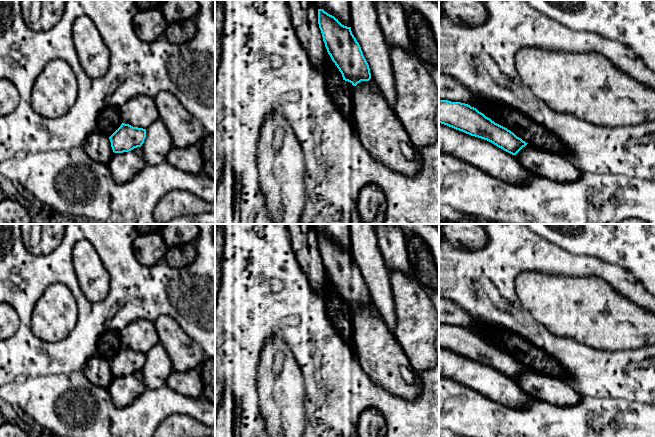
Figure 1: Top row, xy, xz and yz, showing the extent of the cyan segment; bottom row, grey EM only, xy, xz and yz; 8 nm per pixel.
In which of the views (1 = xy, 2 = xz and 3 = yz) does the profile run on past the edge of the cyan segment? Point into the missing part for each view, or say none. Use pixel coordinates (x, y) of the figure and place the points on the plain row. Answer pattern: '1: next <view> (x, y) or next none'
1: next none
2: next none
3: next none

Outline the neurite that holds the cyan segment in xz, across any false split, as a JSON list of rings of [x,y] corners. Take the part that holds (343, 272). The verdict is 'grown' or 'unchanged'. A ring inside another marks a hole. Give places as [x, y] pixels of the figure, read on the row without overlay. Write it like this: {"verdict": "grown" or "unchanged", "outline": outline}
{"verdict": "unchanged", "outline": [[[318,233],[318,248],[327,276],[341,296],[343,304],[353,310],[361,305],[369,305],[369,289],[351,251],[342,249],[323,233]]]}

